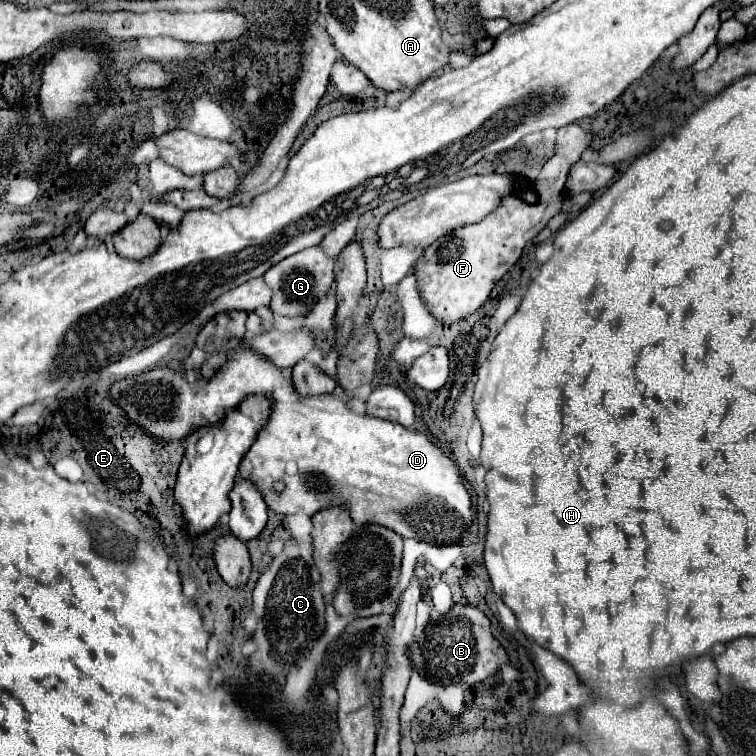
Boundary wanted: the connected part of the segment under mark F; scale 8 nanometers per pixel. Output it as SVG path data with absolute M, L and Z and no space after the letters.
M505 197L501 207L489 213L481 223L457 229L453 235L441 237L425 249L425 263L417 263L417 281L421 285L421 297L429 311L439 321L457 321L471 315L485 303L495 283L515 265L523 247L553 219L567 197L553 197L547 205L529 205L519 197Z

